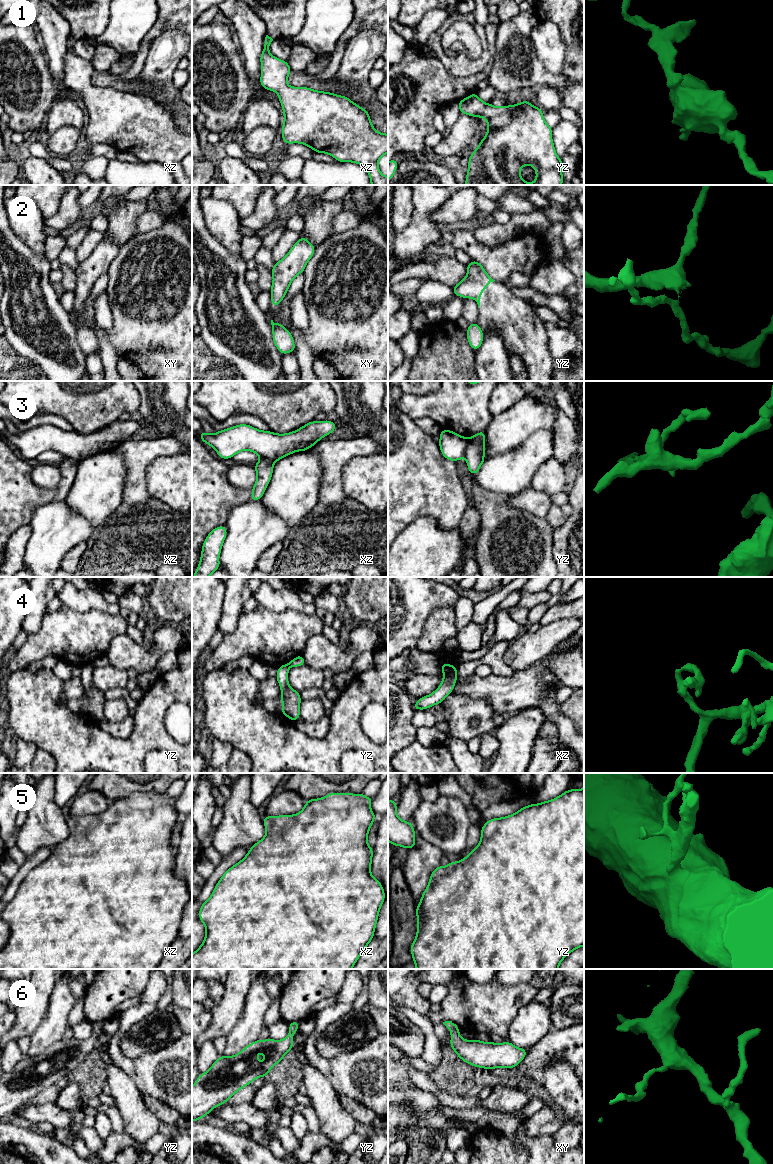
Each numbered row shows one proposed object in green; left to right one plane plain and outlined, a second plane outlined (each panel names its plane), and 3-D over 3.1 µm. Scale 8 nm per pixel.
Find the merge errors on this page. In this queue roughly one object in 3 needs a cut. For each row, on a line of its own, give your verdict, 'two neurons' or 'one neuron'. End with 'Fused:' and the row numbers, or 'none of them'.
1: one neuron
2: two neurons
3: two neurons
4: two neurons
5: one neuron
6: one neuron
Fused: 2, 3, 4

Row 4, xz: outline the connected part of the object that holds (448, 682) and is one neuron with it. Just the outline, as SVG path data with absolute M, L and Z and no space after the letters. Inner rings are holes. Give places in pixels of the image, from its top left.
M456 673L445 674L440 686L430 695L419 698L418 701L413 704L413 709L415 711L419 709L427 710L433 705L440 705L441 702L453 692L457 679L458 676Z

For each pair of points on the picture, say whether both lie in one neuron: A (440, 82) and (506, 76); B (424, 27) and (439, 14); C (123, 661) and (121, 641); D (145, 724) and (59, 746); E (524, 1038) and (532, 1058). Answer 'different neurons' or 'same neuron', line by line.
A: different neurons
B: same neuron
C: same neuron
D: same neuron
E: different neurons

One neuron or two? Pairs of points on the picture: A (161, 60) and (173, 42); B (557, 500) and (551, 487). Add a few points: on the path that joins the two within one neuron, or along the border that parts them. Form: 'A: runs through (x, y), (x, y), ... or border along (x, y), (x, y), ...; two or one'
A: runs through (163, 56), (170, 46); one
B: border along (566, 489), (551, 495); two

